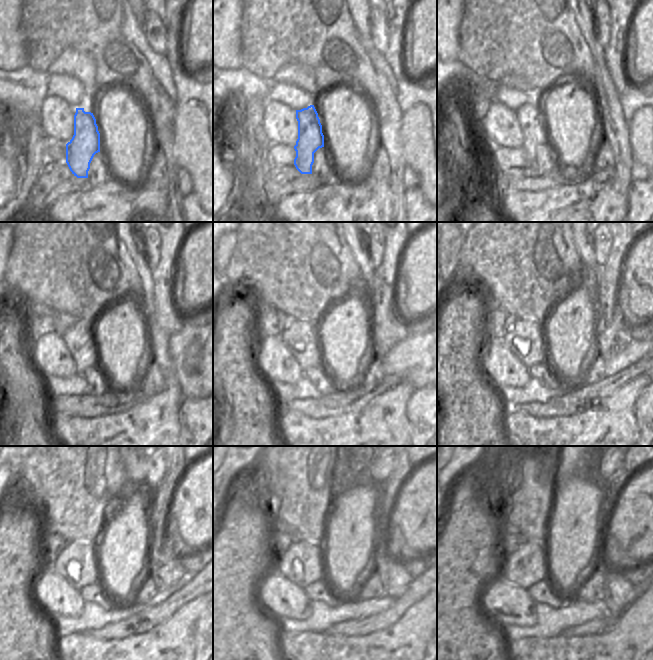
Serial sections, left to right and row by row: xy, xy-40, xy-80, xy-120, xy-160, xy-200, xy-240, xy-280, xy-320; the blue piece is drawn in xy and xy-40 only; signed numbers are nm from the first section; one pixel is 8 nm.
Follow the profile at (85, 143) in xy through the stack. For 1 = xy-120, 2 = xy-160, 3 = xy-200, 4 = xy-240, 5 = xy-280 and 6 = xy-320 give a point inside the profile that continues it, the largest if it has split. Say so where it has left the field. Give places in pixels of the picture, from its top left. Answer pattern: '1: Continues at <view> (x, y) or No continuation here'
1: Continues at xy-120 (79, 339)
2: Continues at xy-160 (300, 337)
3: Continues at xy-200 (525, 340)
4: Continues at xy-240 (77, 564)
5: Continues at xy-280 (302, 564)
6: Continues at xy-320 (527, 566)

